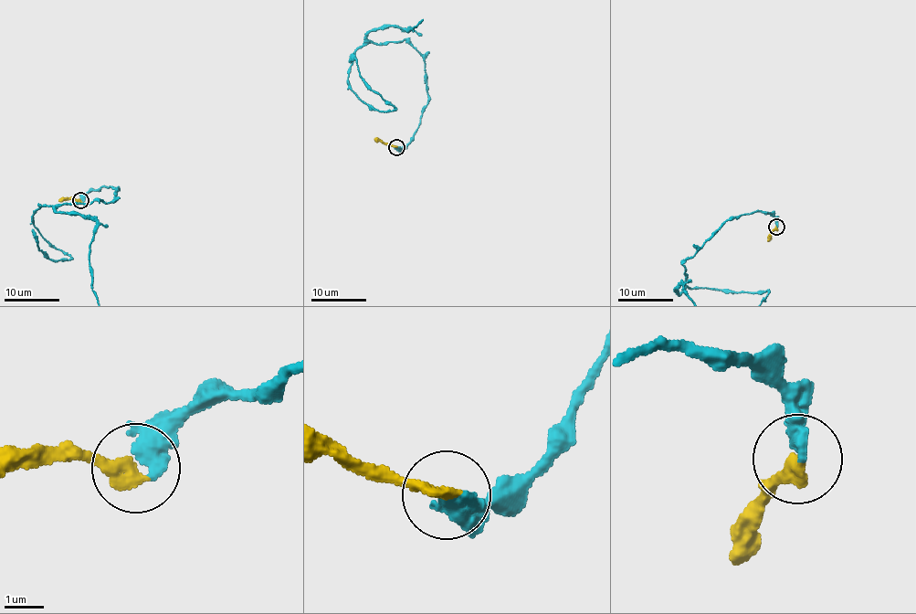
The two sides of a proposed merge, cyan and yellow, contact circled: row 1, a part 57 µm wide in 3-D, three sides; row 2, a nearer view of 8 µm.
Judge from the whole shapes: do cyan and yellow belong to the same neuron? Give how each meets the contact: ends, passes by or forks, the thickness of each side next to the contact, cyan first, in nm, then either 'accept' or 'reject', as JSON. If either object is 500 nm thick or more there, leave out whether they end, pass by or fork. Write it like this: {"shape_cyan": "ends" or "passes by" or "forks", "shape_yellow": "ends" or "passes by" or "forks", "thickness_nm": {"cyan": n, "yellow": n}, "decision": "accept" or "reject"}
{"shape_cyan": "ends", "shape_yellow": "ends", "thickness_nm": {"cyan": 480, "yellow": 360}, "decision": "accept"}

